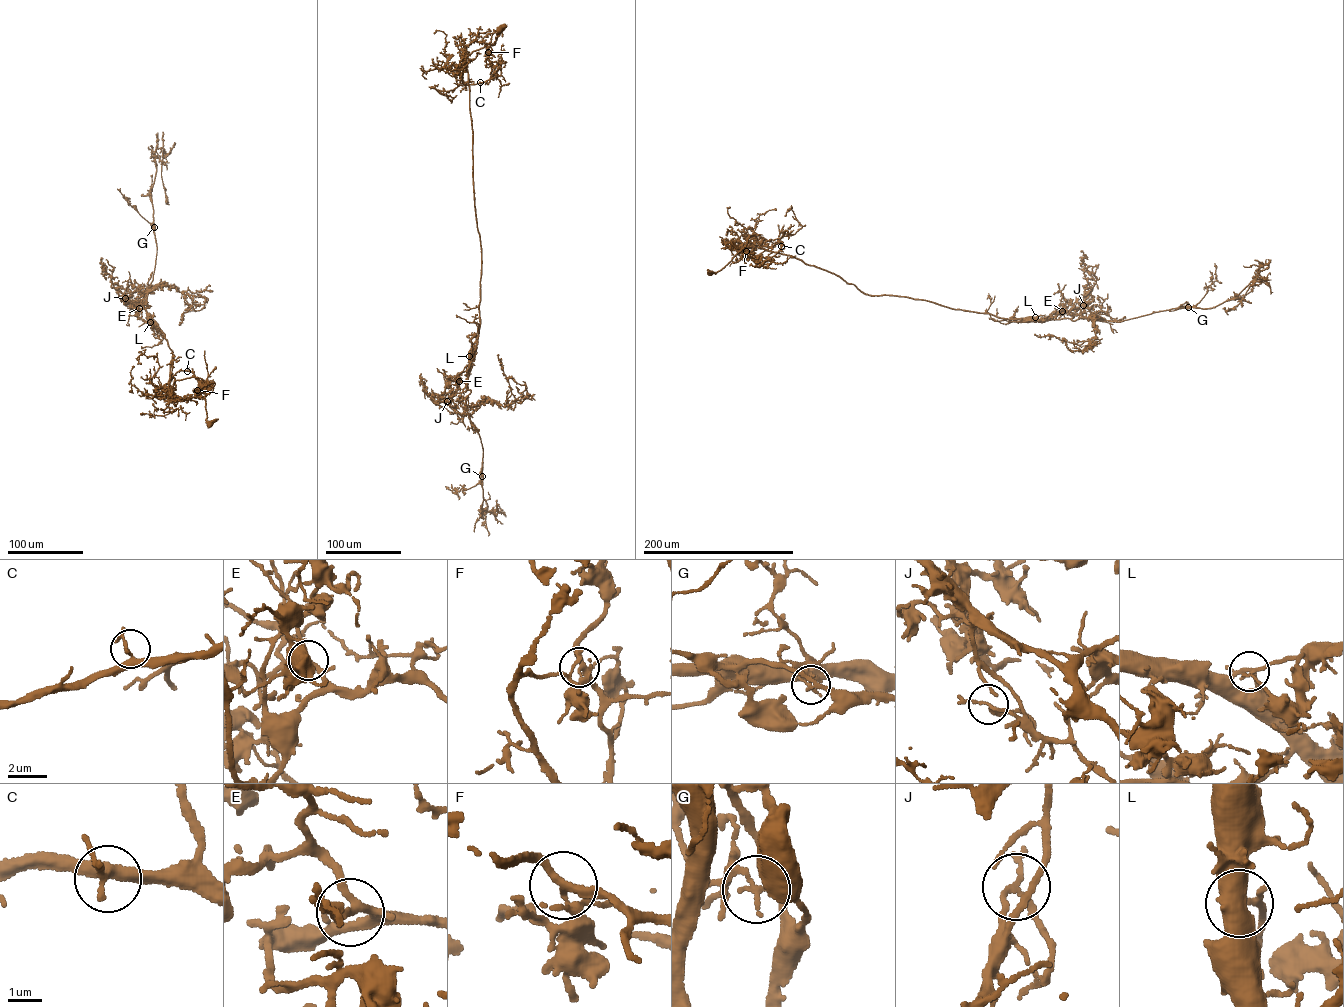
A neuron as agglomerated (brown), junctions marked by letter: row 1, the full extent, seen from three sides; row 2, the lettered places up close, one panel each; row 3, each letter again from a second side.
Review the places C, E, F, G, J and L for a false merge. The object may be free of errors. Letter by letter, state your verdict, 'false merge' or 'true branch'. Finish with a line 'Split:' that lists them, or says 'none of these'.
C: true branch
E: true branch
F: true branch
G: true branch
J: true branch
L: true branch
Split: none of these

